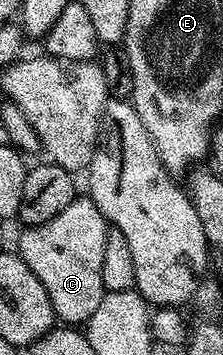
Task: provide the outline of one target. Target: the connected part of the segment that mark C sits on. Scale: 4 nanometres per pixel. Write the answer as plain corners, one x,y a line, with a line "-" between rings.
77,197
58,213
58,217
50,217
37,227
24,227
20,235
20,248
18,254
26,265
42,281
42,289
46,289
46,297
50,297
50,305
54,309
57,320
64,325
84,325
88,318
98,309
104,296
104,286
102,285
102,252
106,249
106,233
110,224
105,219
104,214
94,205
91,197

